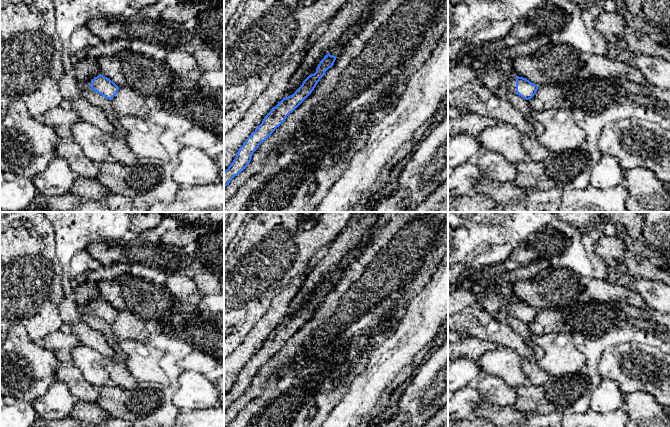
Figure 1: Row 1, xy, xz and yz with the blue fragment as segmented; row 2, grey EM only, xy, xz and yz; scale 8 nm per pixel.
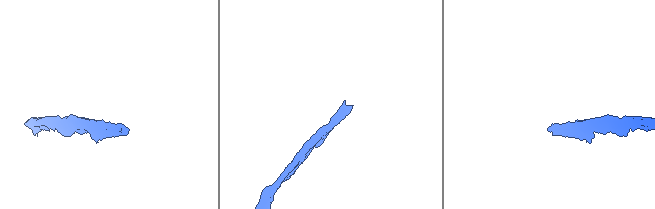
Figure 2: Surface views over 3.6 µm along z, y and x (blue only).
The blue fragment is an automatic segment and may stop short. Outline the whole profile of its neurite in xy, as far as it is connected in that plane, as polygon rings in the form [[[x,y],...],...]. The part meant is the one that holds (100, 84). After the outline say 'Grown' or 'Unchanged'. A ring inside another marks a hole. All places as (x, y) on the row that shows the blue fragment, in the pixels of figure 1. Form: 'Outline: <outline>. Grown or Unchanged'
Outline: [[[101,74],[95,77],[89,86],[92,90],[109,100],[111,100],[119,90],[119,87],[113,81]]]. Unchanged

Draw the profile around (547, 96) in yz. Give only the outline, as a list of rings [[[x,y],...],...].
[[[550,84],[538,86],[536,94],[528,102],[533,112],[560,109],[566,106],[565,97],[561,89]]]

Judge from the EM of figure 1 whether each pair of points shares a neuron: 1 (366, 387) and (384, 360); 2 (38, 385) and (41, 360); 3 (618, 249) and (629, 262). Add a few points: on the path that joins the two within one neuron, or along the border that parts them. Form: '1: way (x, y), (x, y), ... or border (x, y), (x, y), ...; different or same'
1: way (373, 380), (382, 367); same
2: way (43, 379), (41, 377), (41, 366); same
3: border (626, 254), (622, 263); different

